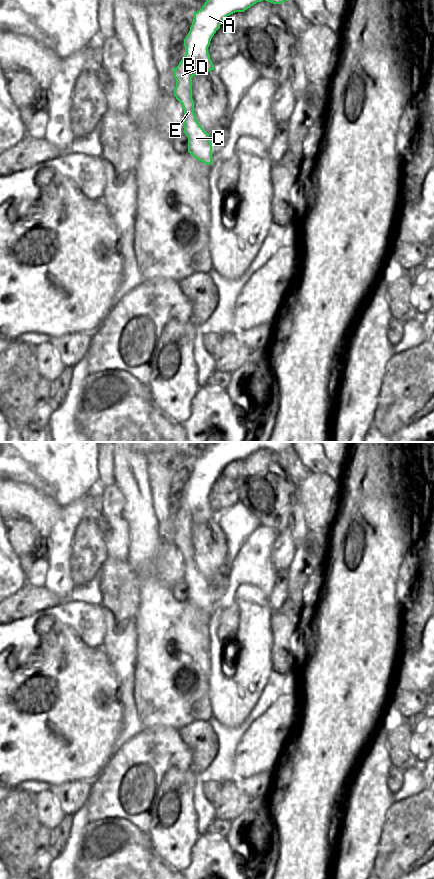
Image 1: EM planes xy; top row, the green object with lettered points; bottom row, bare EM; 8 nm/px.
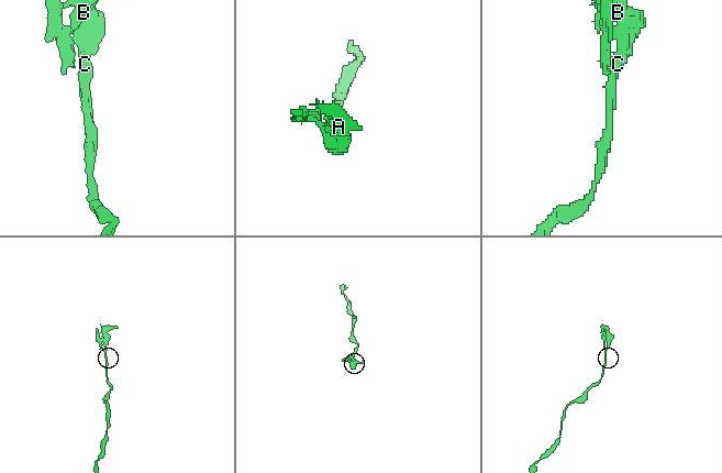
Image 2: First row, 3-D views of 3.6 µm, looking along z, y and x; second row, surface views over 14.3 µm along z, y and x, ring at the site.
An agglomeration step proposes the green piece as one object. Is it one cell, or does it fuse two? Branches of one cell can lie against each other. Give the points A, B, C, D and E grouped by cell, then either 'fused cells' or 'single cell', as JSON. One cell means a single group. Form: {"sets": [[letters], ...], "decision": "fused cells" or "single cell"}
{"sets": [["A", "B", "D"], ["C", "E"]], "decision": "fused cells"}

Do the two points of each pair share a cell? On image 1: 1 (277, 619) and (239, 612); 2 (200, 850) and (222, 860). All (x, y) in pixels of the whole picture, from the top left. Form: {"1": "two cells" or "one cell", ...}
{"1": "two cells", "2": "one cell"}

